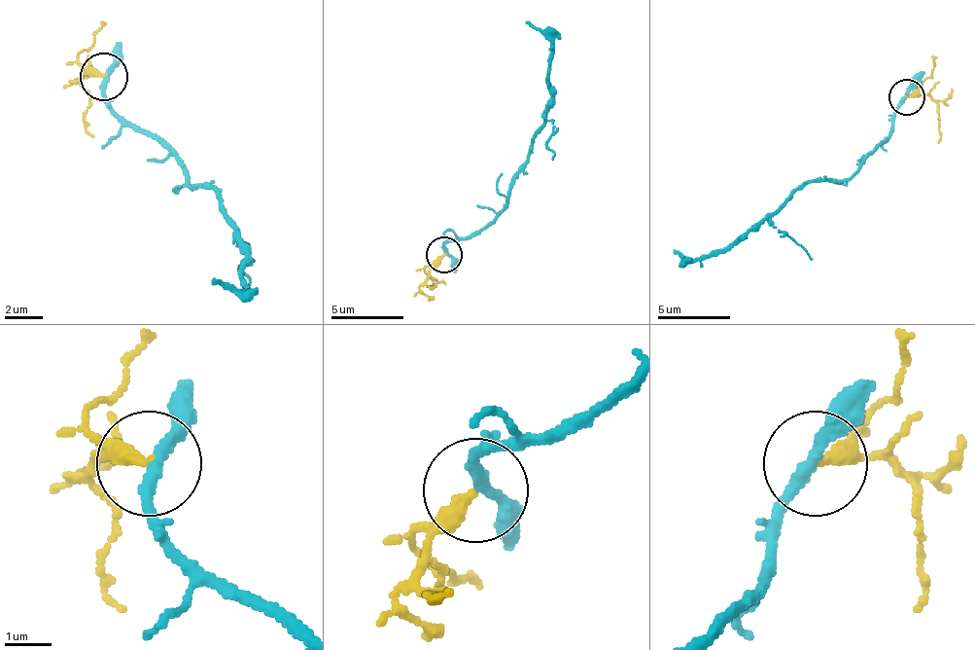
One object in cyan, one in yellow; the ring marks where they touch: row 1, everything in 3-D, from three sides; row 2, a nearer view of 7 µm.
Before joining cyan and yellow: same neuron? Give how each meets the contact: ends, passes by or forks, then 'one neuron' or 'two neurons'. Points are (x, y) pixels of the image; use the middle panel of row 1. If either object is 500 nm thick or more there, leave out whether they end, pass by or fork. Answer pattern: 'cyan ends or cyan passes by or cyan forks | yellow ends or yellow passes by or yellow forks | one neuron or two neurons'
cyan passes by | yellow ends | two neurons

